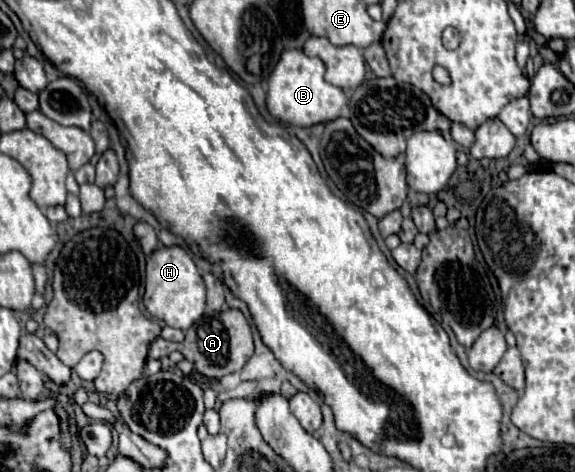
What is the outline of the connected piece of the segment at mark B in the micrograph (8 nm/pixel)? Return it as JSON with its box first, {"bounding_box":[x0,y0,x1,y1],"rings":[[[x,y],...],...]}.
{"bounding_box":[268,49,346,127],"rings":[[[298,49],[284,51],[272,77],[268,79],[268,111],[282,123],[312,127],[316,123],[334,121],[340,115],[340,109],[346,105],[346,95],[340,87],[330,85],[324,79],[326,67],[320,59],[308,57]]]}

